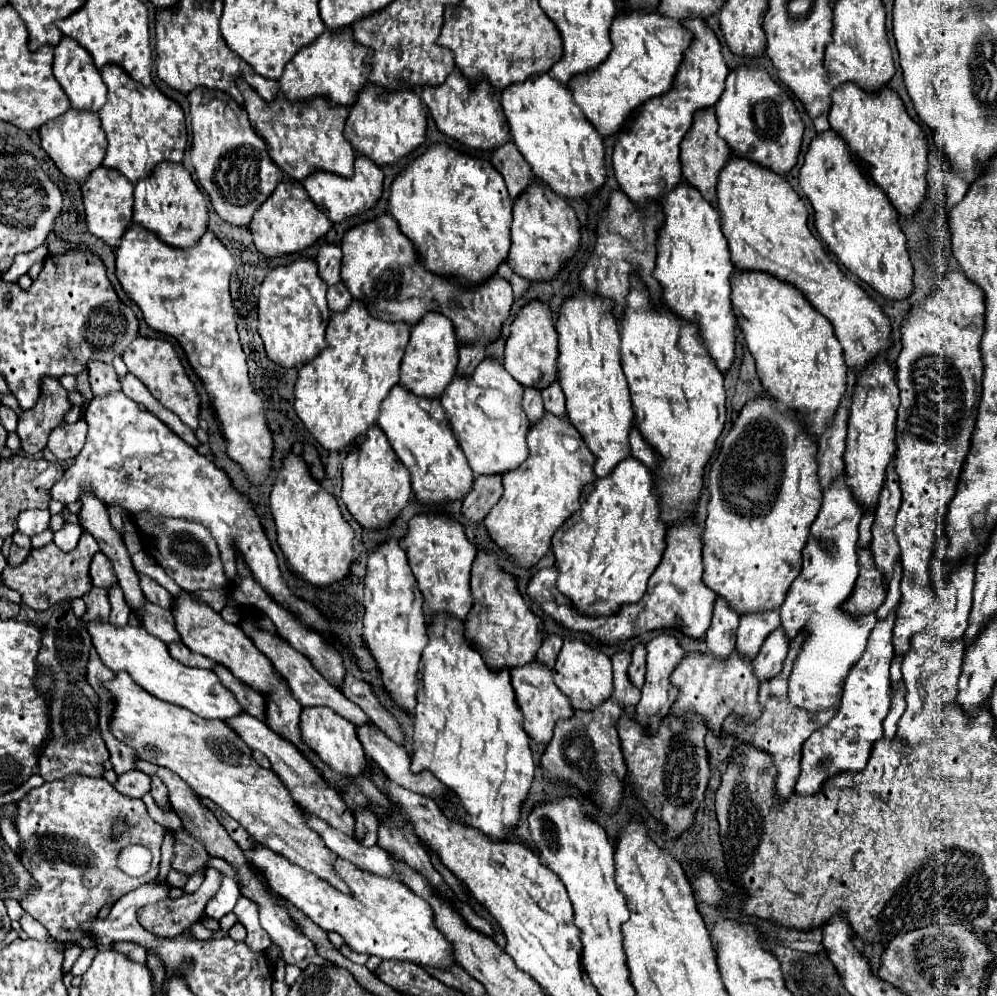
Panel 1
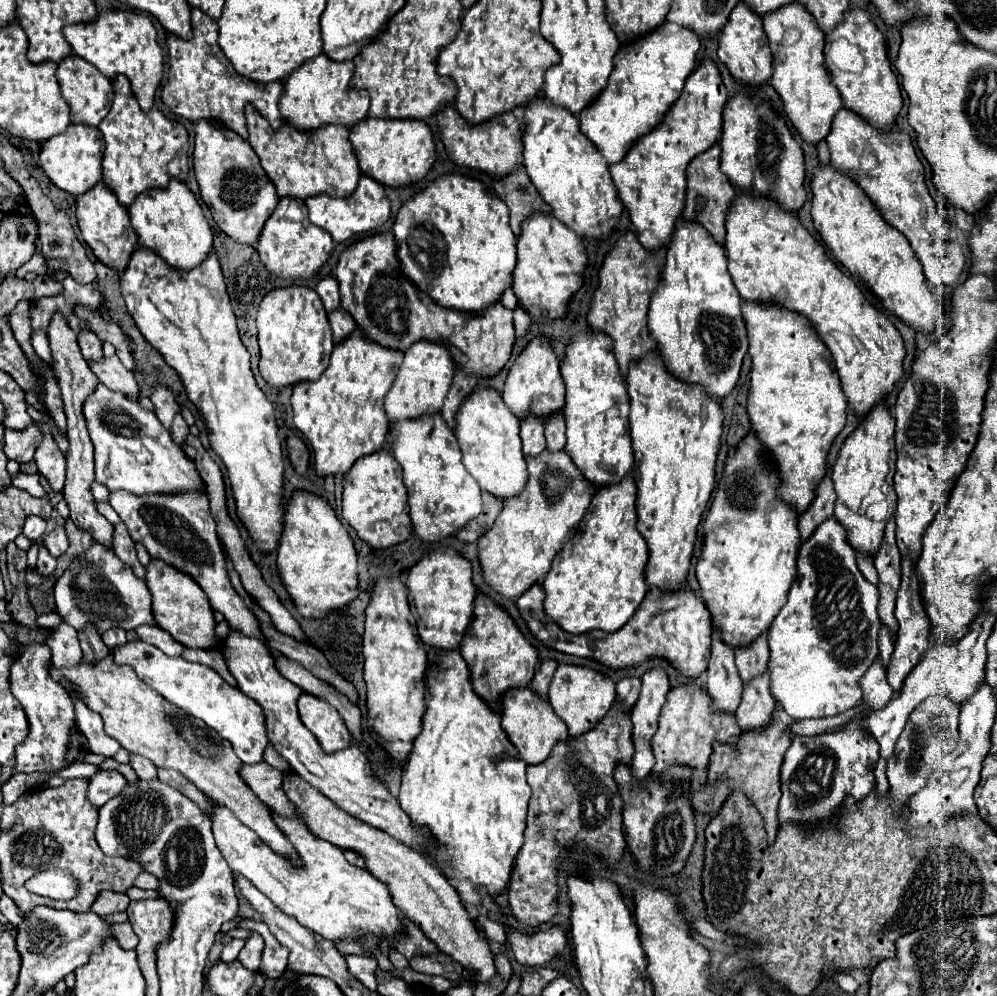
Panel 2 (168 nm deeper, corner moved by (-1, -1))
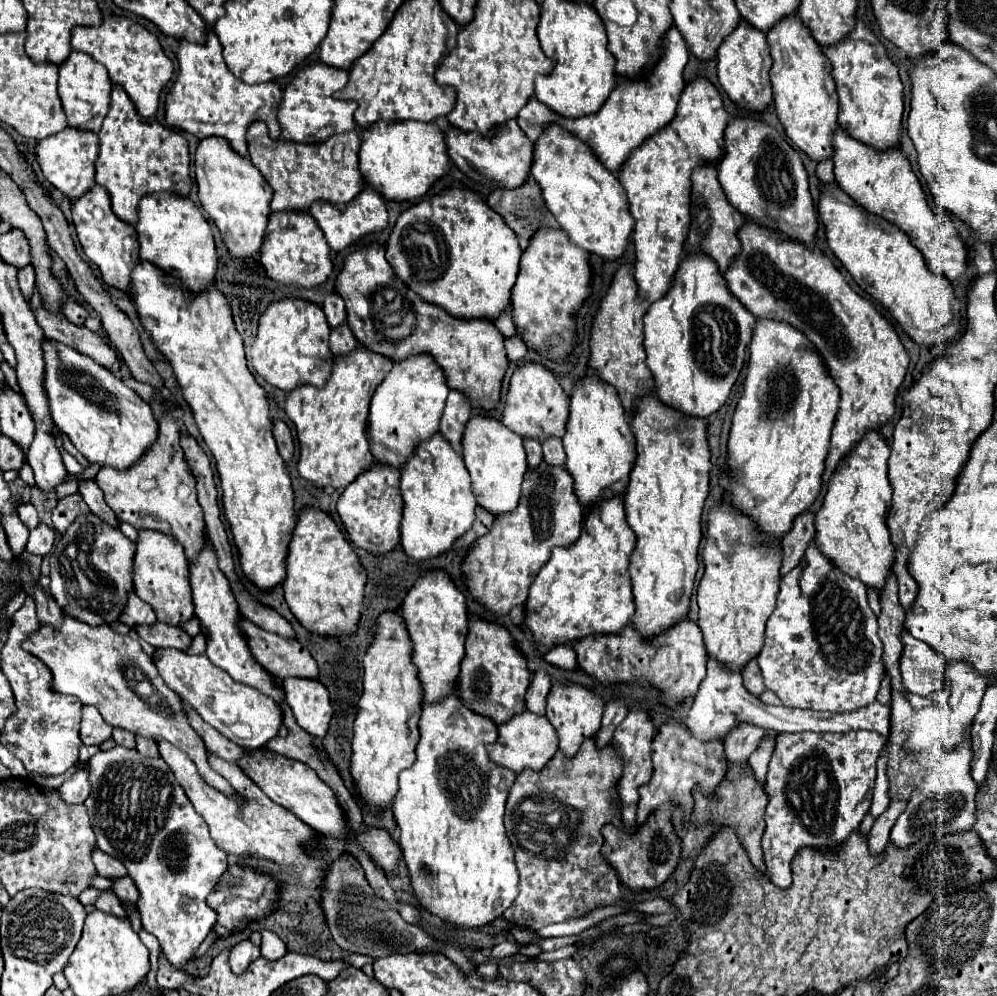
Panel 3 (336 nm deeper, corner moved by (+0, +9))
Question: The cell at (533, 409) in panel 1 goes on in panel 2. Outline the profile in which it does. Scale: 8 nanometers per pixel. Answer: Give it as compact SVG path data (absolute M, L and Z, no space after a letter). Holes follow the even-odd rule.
M527 416L525 422L521 422L521 440L523 440L523 452L527 456L537 456L545 450L545 436L543 436L543 422L539 416Z

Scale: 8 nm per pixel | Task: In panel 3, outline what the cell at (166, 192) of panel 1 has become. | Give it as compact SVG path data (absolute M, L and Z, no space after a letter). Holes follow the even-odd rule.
M170 192L146 196L138 208L136 232L140 258L152 262L166 274L174 274L188 292L202 292L214 280L218 266L214 236L202 212L188 198L180 198Z

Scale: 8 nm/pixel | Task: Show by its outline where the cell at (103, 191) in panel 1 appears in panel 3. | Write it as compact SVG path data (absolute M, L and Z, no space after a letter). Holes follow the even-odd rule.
M94 186L90 192L86 192L82 198L78 198L72 204L72 218L74 218L78 242L82 244L82 250L88 256L88 260L98 266L102 280L108 286L130 294L132 292L132 284L130 284L132 272L130 270L134 270L134 266L140 260L140 256L138 256L138 234L136 234L134 226L122 222L112 212L110 196L100 186Z

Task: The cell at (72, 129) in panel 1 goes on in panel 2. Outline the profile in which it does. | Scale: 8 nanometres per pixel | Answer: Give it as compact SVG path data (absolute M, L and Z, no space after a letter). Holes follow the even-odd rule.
M69 124L65 132L41 144L41 168L57 188L79 196L101 180L101 152L103 140L99 128L85 128L85 124Z

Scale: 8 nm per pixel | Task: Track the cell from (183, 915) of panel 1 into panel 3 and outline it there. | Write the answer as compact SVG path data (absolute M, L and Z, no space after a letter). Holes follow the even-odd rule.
M128 876L114 878L112 880L112 890L116 892L116 896L120 900L128 900L128 902L136 902L138 900L138 890L136 890L132 878L128 878Z

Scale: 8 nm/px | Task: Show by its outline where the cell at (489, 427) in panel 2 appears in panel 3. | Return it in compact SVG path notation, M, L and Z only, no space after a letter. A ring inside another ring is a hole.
M474 416L468 420L464 438L464 464L472 478L472 488L478 506L488 510L490 514L506 514L512 512L518 506L520 498L520 484L528 470L526 454L522 446L522 438L508 430L502 422L486 418L486 416Z

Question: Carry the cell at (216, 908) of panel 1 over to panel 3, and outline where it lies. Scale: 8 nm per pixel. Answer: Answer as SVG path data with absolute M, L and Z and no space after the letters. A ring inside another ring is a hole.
M114 746L106 752L96 752L88 760L86 770L88 782L92 782L92 794L84 806L96 834L96 846L128 868L128 876L140 892L138 912L144 930L158 938L164 956L174 968L184 968L216 922L216 912L206 904L206 896L228 868L226 854L212 842L206 822L196 814L162 758L146 758L136 748Z

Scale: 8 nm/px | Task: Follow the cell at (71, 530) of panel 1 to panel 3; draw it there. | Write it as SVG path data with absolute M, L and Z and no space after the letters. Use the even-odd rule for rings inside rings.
M38 524L34 530L30 530L30 538L28 538L28 544L26 544L26 550L34 556L46 556L52 548L56 540L56 534L50 526L46 524Z

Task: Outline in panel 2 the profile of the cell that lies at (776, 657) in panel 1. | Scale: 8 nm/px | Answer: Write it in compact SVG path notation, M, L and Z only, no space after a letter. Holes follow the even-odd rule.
M769 672L755 676L749 684L743 684L741 704L737 708L737 722L741 730L763 728L771 720L775 700L769 692Z

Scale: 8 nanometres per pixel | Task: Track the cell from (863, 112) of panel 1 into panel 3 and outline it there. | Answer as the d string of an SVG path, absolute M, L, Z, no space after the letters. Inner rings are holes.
M842 128L834 134L834 176L836 184L850 194L850 198L866 208L872 214L888 220L890 224L898 226L910 242L922 252L926 264L946 276L948 280L956 280L966 270L966 248L960 240L954 224L948 218L940 218L928 206L922 186L916 174L910 168L908 158L896 148L888 152L876 152L874 148L856 142Z

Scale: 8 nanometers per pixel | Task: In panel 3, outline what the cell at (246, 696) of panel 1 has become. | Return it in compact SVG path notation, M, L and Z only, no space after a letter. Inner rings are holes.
M158 622L158 626L136 626L134 628L138 632L138 636L142 640L146 640L148 644L152 644L154 648L178 648L178 650L186 650L186 646L190 644L190 636L186 636L186 632L178 626L168 626Z

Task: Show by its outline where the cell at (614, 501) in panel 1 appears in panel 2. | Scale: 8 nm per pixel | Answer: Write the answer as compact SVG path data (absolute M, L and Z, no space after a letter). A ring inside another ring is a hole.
M625 476L619 484L597 488L579 532L555 556L543 580L545 612L567 632L585 634L601 628L619 630L647 594L645 566L649 548L637 532L637 484Z

